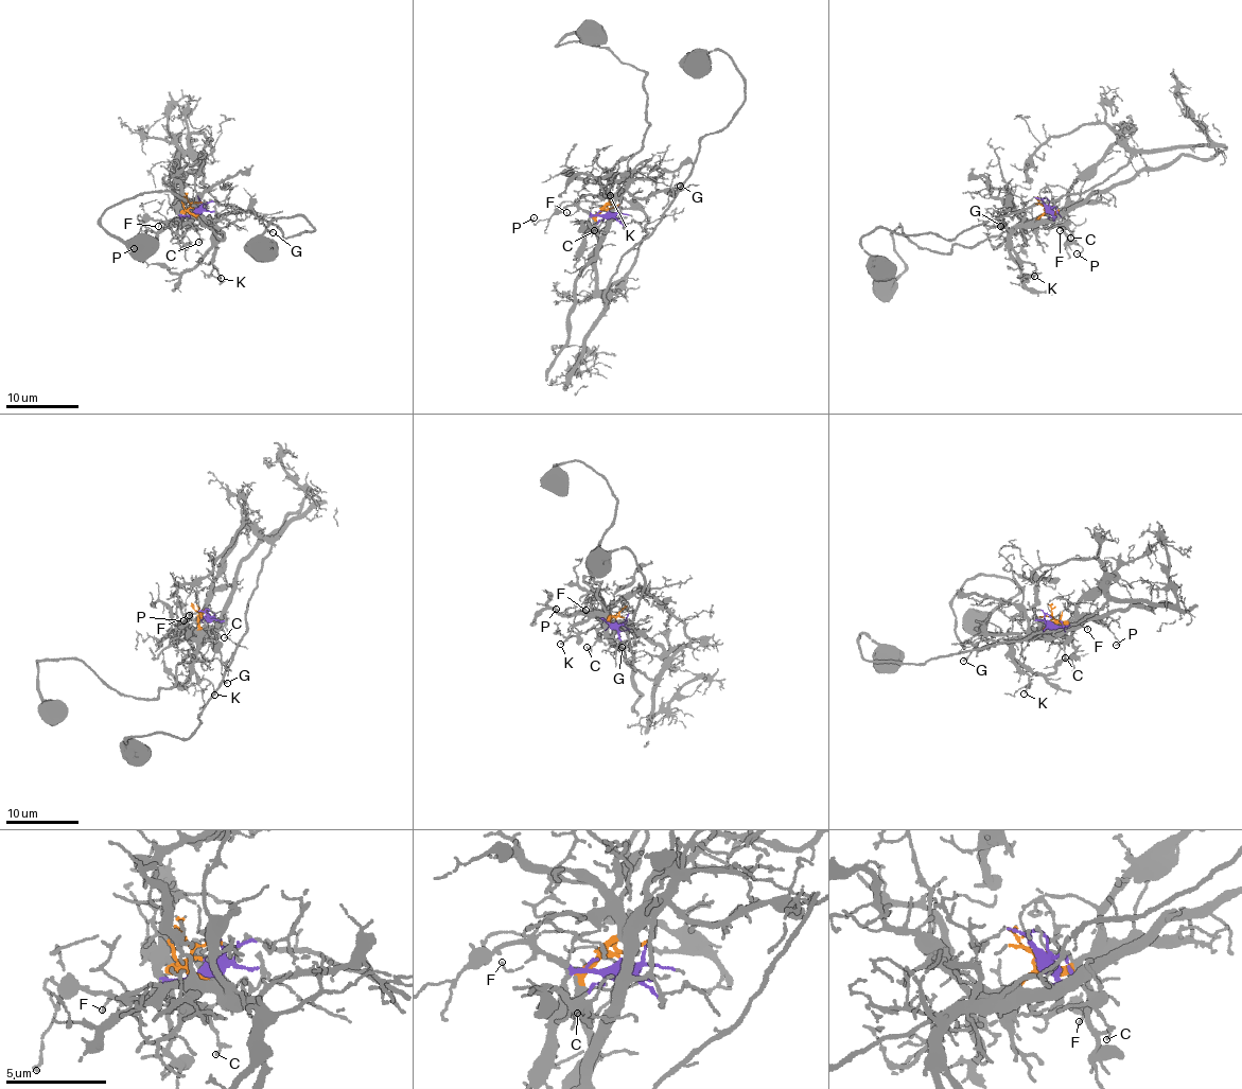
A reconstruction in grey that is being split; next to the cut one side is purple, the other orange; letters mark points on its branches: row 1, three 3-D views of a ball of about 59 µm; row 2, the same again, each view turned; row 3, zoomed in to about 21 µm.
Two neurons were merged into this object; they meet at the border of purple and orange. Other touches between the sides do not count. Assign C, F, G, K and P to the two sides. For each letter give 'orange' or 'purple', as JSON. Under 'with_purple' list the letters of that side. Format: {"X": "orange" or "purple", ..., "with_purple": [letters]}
{"C": "purple", "F": "purple", "G": "orange", "K": "orange", "P": "purple", "with_purple": ["C", "F", "P"]}

